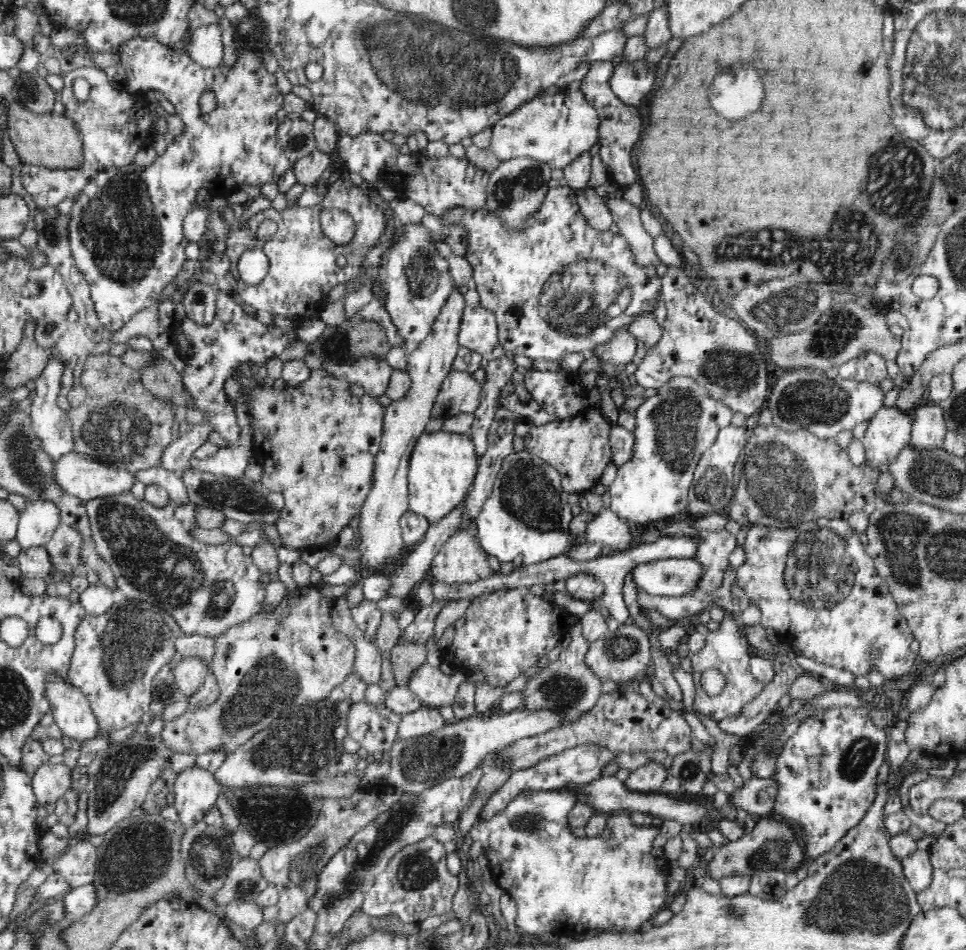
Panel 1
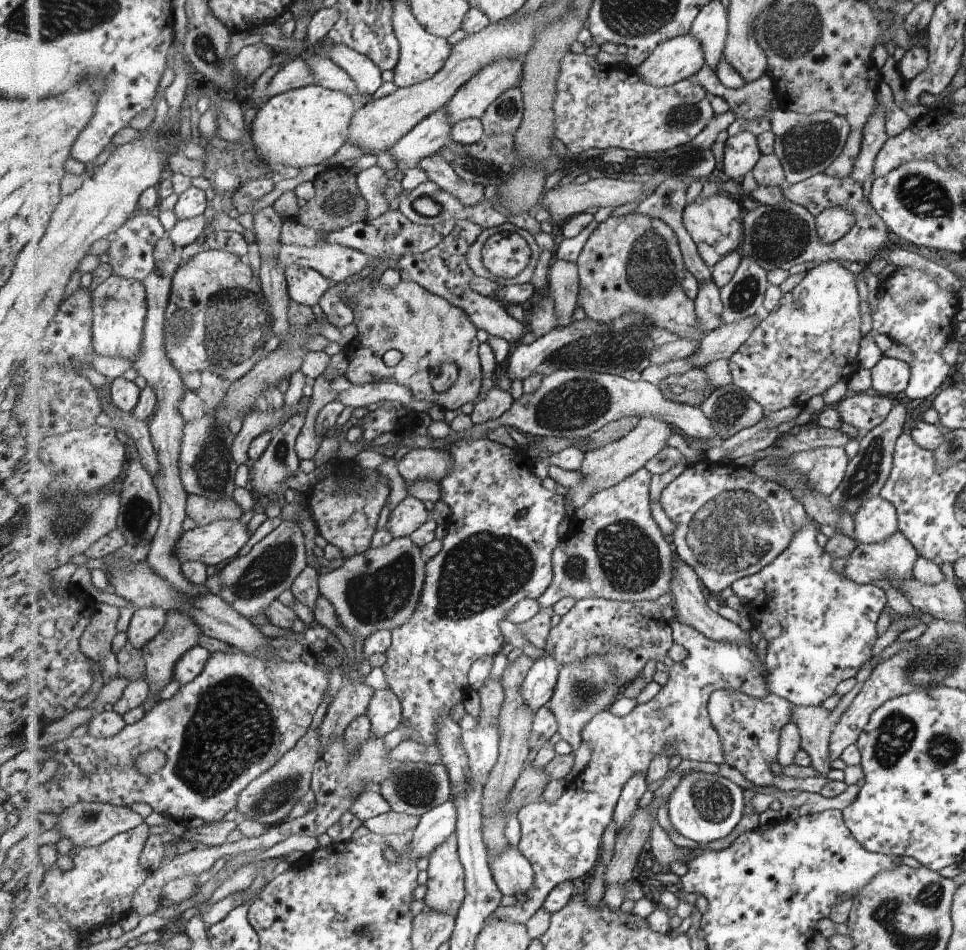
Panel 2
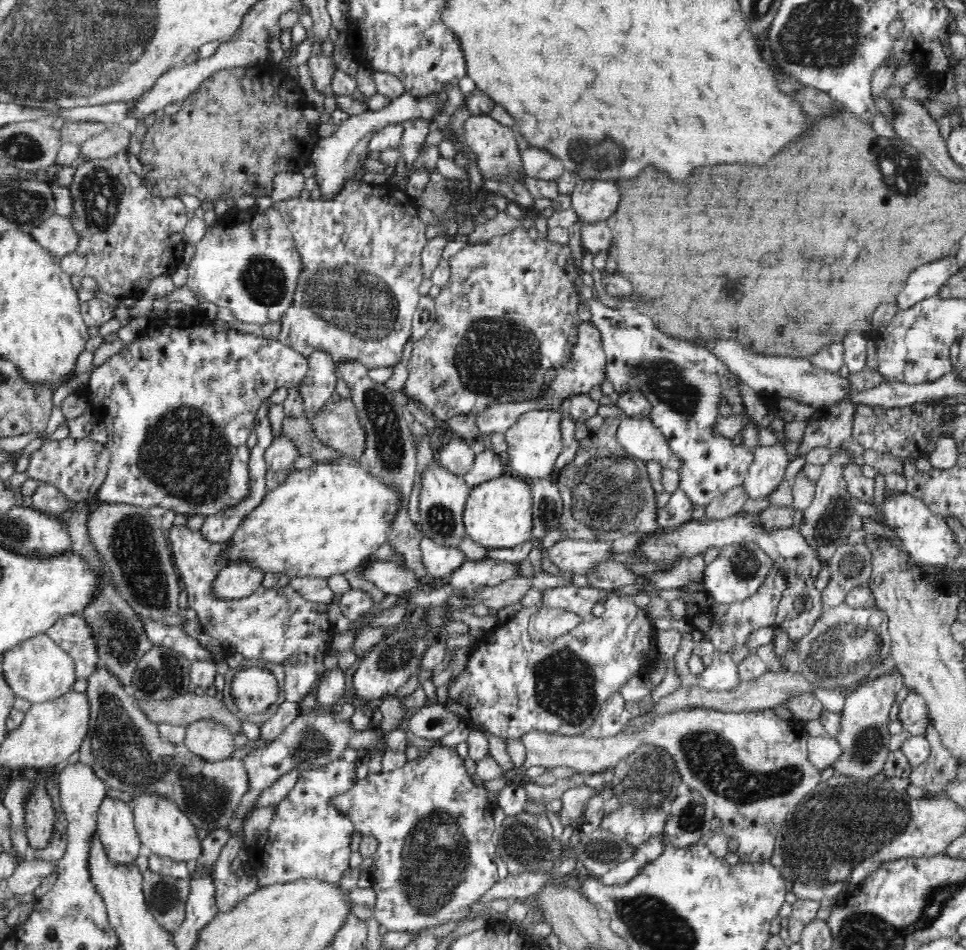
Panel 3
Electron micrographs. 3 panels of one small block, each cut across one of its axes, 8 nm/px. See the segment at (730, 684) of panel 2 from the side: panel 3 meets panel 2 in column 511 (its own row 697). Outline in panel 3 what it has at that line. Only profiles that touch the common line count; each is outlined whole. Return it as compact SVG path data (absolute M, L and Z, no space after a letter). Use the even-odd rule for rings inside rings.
M909 693L901 703L897 718L901 721L903 728L914 736L927 733L929 726L932 725L930 712L922 696Z

